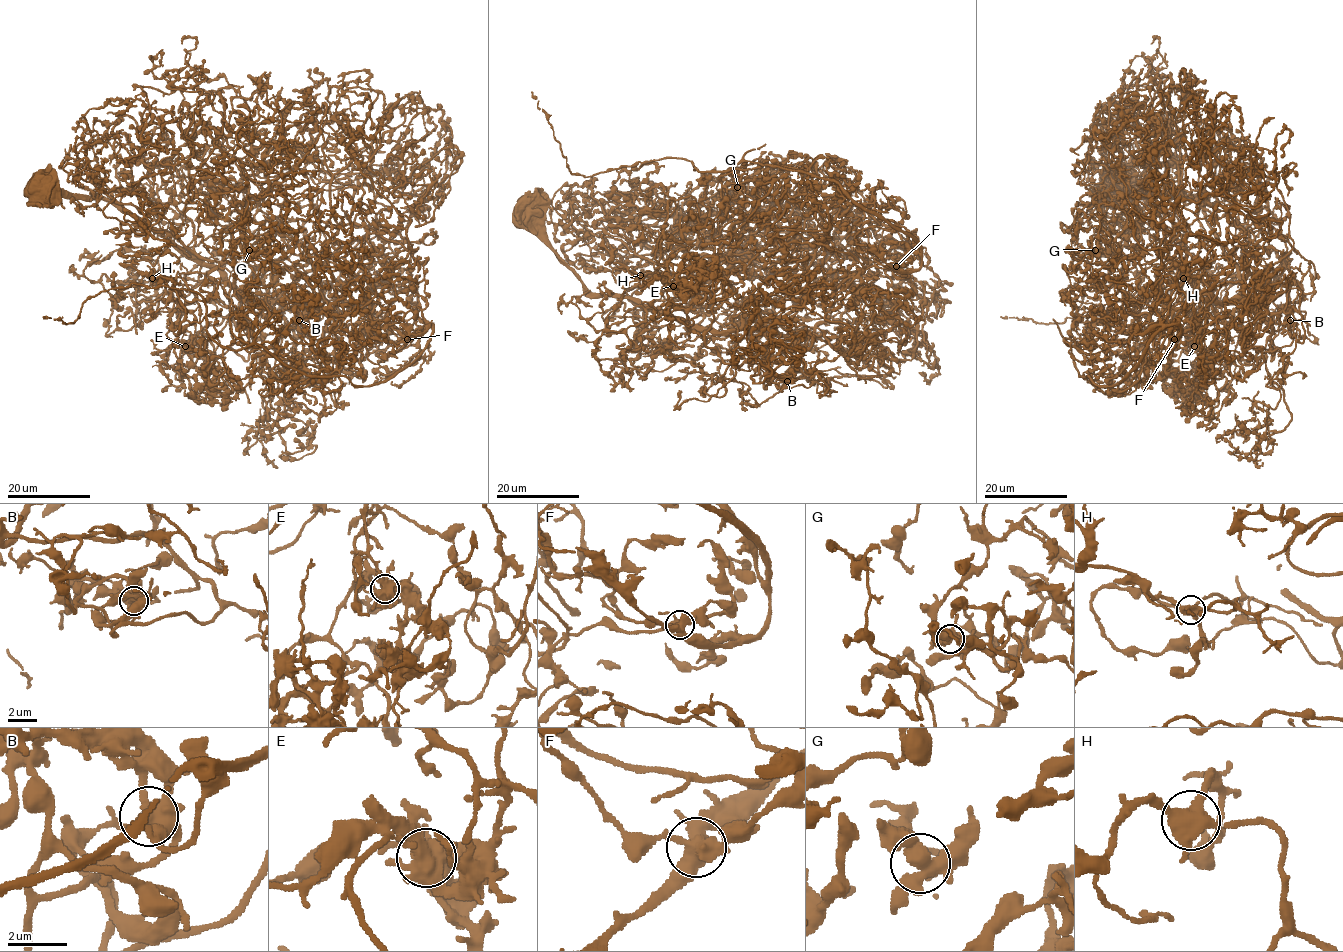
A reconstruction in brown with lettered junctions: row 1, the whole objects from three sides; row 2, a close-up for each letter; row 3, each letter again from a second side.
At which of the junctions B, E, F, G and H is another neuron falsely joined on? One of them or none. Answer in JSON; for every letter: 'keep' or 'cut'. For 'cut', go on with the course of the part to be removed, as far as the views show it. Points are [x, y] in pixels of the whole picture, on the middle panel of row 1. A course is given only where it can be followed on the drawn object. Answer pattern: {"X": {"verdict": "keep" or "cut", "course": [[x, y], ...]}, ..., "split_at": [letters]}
{"B": {"verdict": "keep"}, "E": {"verdict": "keep"}, "F": {"verdict": "cut", "course": [[896, 266], [917, 269], [921, 246], [833, 179], [746, 161], [699, 171], [678, 158], [573, 174], [532, 91]]}, "G": {"verdict": "keep"}, "H": {"verdict": "keep"}, "split_at": ["F"]}

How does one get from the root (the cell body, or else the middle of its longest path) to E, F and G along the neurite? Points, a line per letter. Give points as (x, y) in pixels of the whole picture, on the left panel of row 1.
E: (39, 186), (115, 201), (253, 305), (234, 270), (208, 275), (229, 309), (219, 345), (200, 367), (185, 346)
F: (39, 186), (115, 201), (250, 297), (343, 299), (394, 327), (422, 330), (407, 339)
G: (39, 186), (115, 201), (253, 305), (234, 286), (244, 232), (228, 229), (239, 216), (250, 218), (249, 250)

